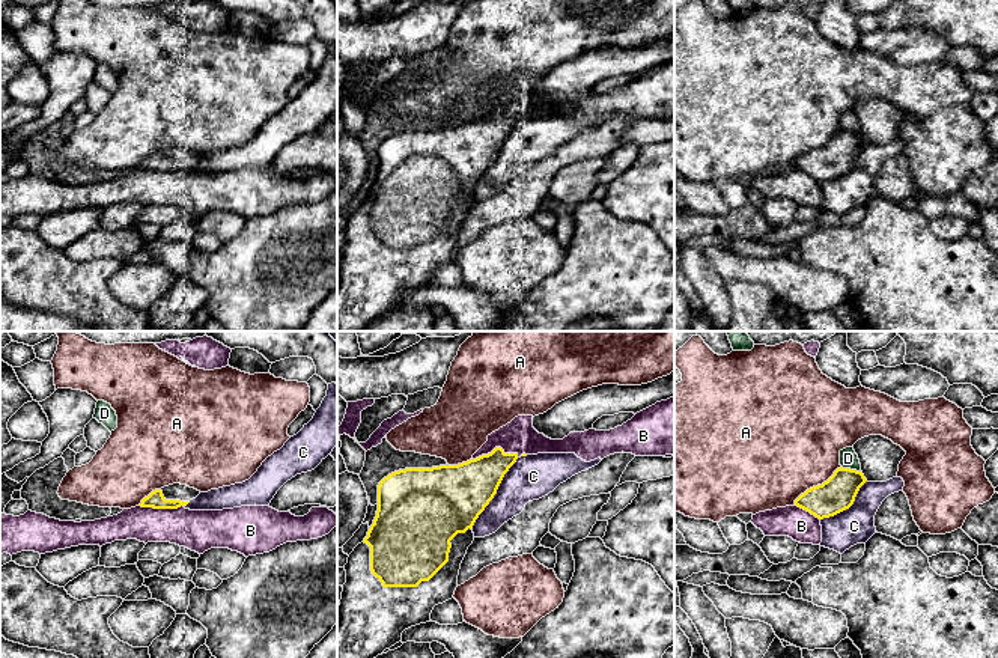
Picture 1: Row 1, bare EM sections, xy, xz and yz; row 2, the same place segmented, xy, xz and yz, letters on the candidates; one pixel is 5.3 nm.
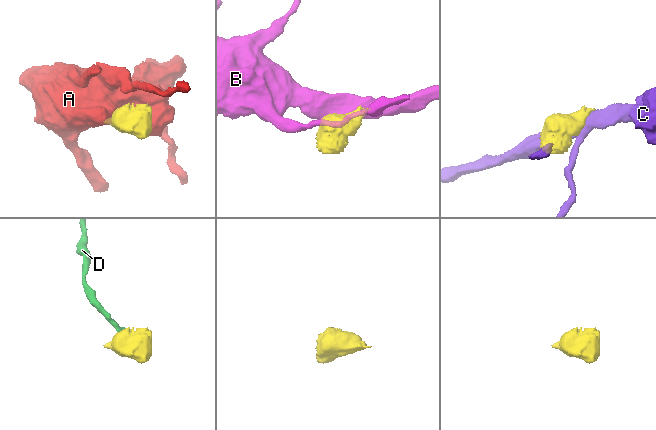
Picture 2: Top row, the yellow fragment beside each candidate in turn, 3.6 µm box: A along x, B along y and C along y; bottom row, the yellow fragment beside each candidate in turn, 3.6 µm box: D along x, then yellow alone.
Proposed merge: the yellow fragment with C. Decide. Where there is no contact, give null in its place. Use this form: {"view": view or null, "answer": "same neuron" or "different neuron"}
{"view": "xz", "answer": "different neuron"}

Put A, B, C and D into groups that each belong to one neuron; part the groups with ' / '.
A / B / C / D

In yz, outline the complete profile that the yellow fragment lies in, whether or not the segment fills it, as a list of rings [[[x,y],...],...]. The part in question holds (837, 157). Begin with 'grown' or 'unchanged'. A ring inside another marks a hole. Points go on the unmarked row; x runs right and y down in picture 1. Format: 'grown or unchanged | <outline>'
unchanged | [[[840,129],[826,145],[801,157],[795,163],[795,169],[819,182],[834,179],[853,167],[866,145],[863,134]]]

